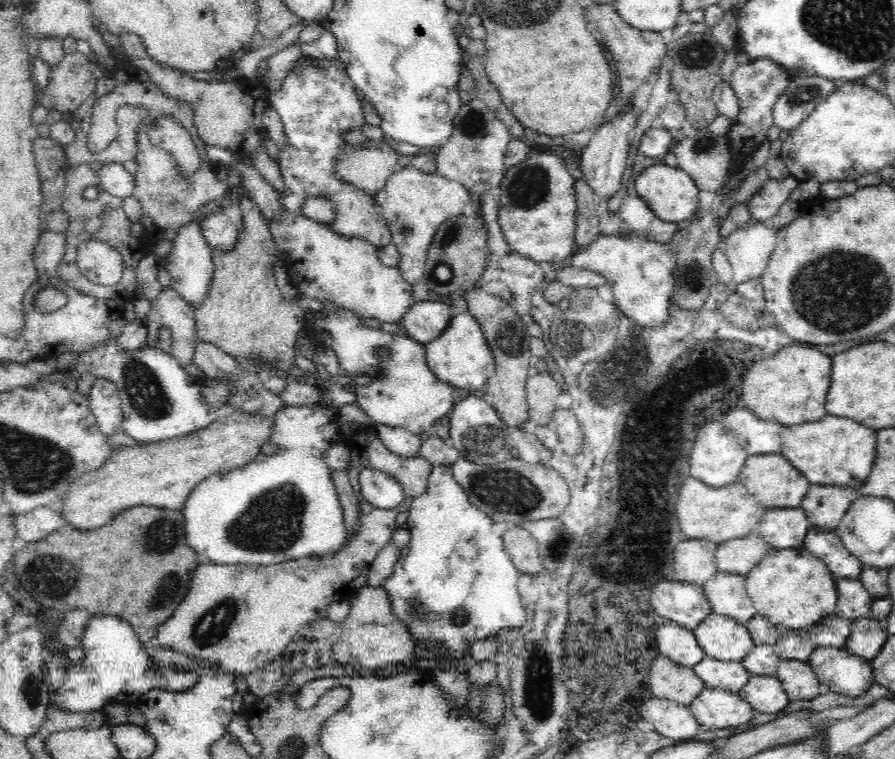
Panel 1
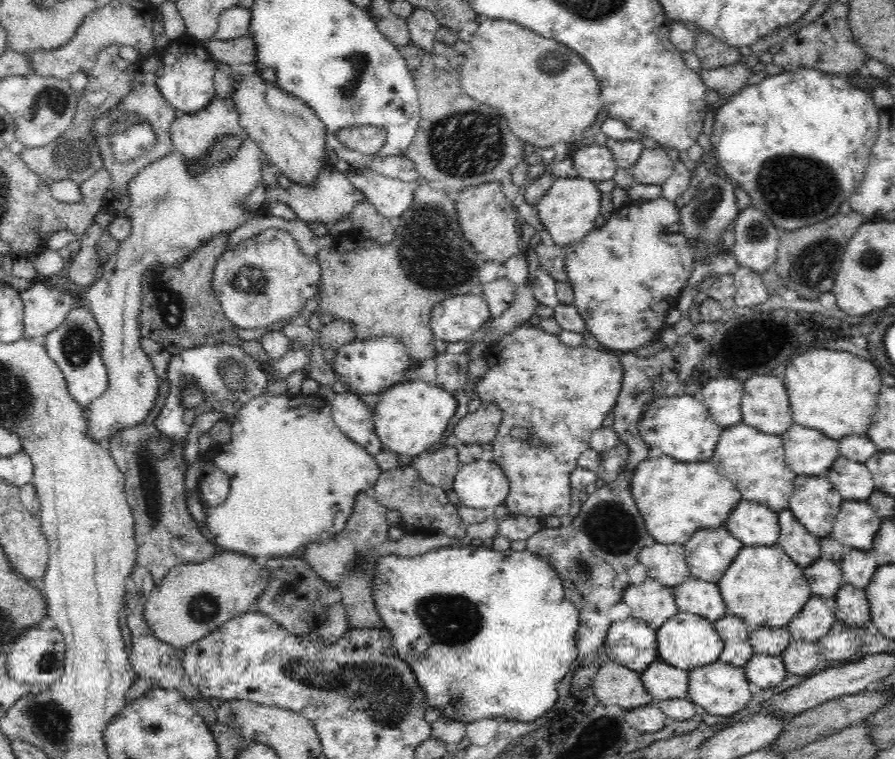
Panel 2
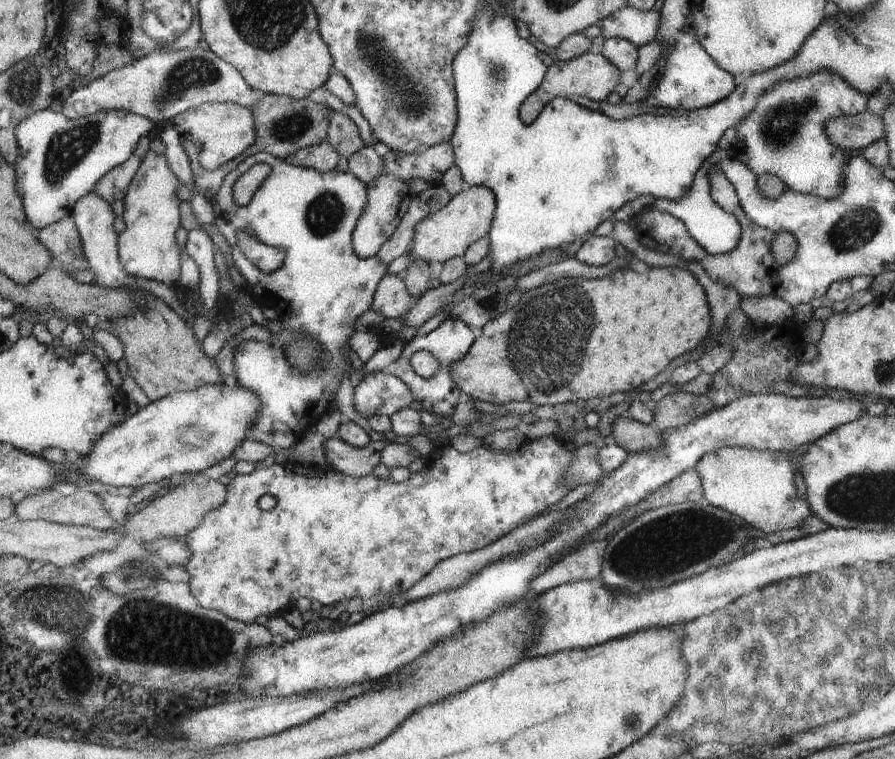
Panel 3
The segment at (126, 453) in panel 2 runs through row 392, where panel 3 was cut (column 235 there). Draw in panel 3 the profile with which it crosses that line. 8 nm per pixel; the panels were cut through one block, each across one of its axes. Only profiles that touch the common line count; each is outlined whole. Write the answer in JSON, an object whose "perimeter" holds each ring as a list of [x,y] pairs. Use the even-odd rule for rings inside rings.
{"perimeter":[[[264,95],[251,108],[256,138],[254,144],[249,146],[238,158],[227,162],[213,171],[205,169],[199,161],[198,149],[193,143],[184,141],[182,146],[189,158],[192,176],[197,191],[212,202],[222,186],[224,177],[232,172],[246,158],[262,151],[285,160],[295,152],[306,147],[316,146],[327,140],[327,128],[329,127],[329,112],[332,109],[326,104],[315,103],[312,98],[294,100],[286,95]]]}

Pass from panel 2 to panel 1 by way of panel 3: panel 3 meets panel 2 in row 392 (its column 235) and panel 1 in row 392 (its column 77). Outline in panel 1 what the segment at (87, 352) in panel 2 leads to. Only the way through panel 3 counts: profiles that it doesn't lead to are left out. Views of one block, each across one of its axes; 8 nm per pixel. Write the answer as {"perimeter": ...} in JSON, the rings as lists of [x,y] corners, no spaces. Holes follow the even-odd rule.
{"perimeter":[[[96,378],[89,391],[88,407],[104,436],[118,432],[123,422],[118,385],[110,379]]]}

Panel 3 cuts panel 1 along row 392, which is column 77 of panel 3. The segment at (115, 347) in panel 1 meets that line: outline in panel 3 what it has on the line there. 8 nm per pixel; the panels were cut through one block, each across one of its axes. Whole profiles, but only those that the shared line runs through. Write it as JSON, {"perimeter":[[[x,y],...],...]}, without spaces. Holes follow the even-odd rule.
{"perimeter":[[[48,108],[21,120],[15,130],[20,154],[13,166],[29,225],[38,231],[70,216],[76,201],[94,191],[98,180],[126,162],[142,136],[157,128],[147,118],[122,111],[69,119]]]}

